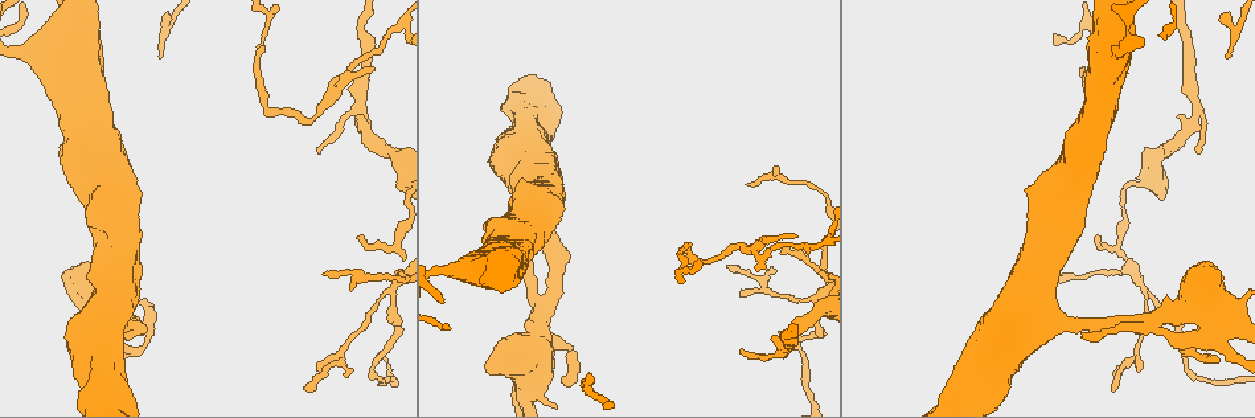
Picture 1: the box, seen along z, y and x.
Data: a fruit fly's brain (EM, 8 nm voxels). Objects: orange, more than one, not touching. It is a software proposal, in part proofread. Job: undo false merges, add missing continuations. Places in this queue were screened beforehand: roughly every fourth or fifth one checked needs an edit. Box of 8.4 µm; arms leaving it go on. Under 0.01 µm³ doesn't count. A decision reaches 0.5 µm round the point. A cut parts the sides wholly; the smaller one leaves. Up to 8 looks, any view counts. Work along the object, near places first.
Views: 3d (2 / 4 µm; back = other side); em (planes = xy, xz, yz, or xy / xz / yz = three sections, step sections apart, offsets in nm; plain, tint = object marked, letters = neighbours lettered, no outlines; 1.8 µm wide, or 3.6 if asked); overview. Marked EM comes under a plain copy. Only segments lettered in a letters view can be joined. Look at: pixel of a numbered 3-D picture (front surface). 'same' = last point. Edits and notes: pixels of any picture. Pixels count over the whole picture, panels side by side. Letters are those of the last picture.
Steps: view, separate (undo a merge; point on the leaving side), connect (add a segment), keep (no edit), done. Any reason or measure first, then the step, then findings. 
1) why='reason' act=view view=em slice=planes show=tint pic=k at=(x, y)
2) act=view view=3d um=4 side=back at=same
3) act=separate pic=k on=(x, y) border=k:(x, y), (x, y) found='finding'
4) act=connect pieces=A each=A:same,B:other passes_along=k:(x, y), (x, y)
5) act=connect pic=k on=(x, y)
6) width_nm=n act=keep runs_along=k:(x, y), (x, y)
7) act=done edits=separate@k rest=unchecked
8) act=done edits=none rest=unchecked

why='sudden change in width' act=view view=3d um=4 pic=1 at=(1148, 320)

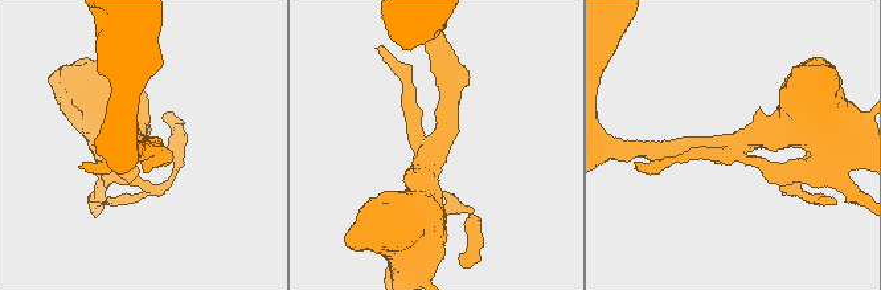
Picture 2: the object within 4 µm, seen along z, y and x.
arms=4 act=view view=em um=3.6 slice=xz step=16 show=tint pic=2 at=(730, 144)

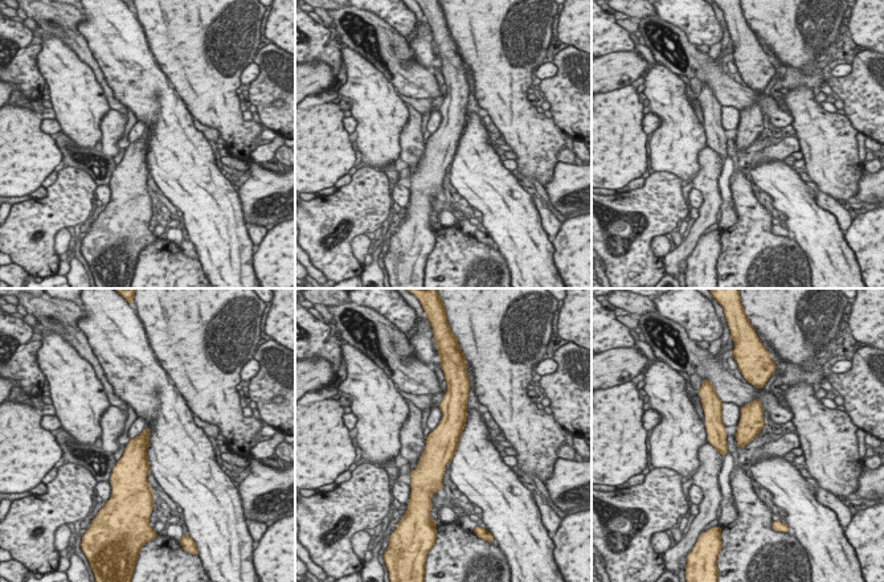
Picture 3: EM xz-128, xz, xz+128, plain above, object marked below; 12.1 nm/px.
act=view view=em um=3.6 slice=planes show=letters at=same

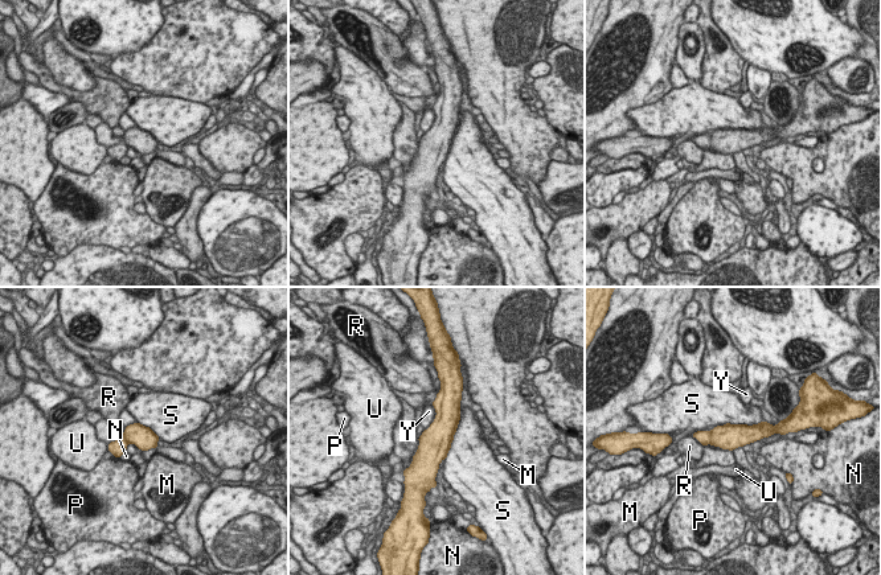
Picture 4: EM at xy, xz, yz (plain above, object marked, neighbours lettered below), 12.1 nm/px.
width_nm=280 act=keep each=M:other,N:other,P:other,R:other,S:other,U:other,Y:other border=4:(763, 419), (714, 427) found='one cell here'

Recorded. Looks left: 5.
act=view view=em slice=planes show=letters pic=1 at=(1137, 370)

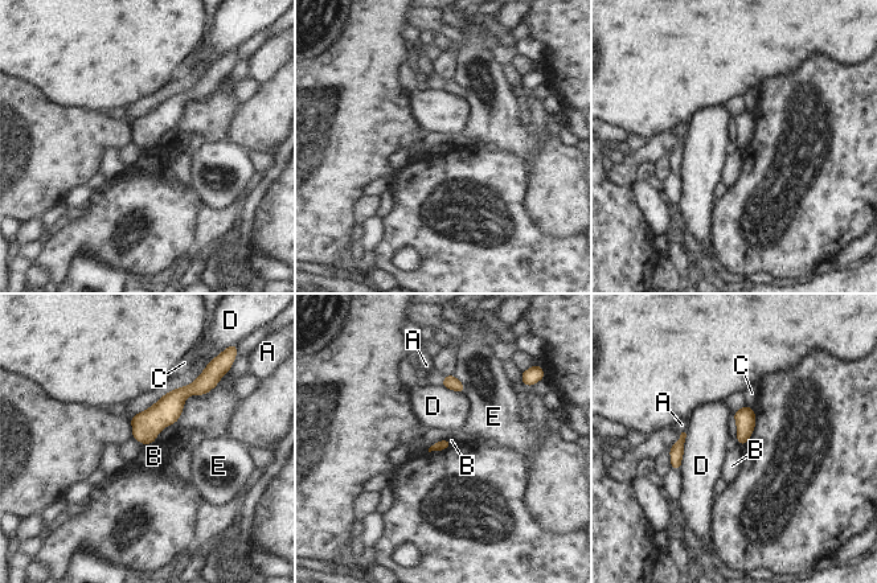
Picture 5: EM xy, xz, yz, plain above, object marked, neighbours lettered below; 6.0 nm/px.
longest_contact=D:220nm act=keep each=A:other,B:other,C:other,D:other,E:other found='no lettered segment goes on from it'

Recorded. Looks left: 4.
why='an open end' act=view view=em slice=planes show=letters pic=1 at=(143, 300)

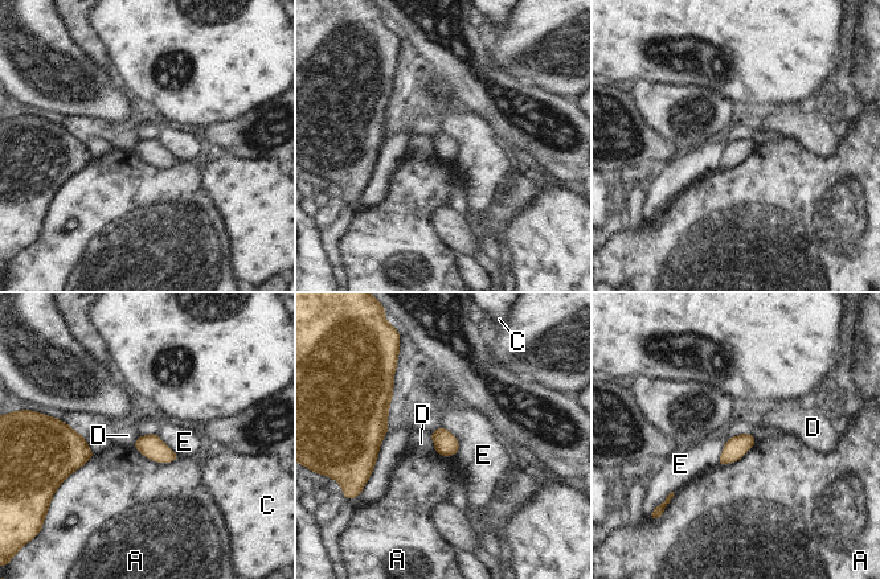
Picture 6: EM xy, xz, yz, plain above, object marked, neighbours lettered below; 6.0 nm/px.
act=keep each=A:other,C:other,D:other,E:other border=6:(429, 432), (434, 450), (438, 454) found='none of them fits'

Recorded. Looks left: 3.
act=done edits=none rest=unchecked

